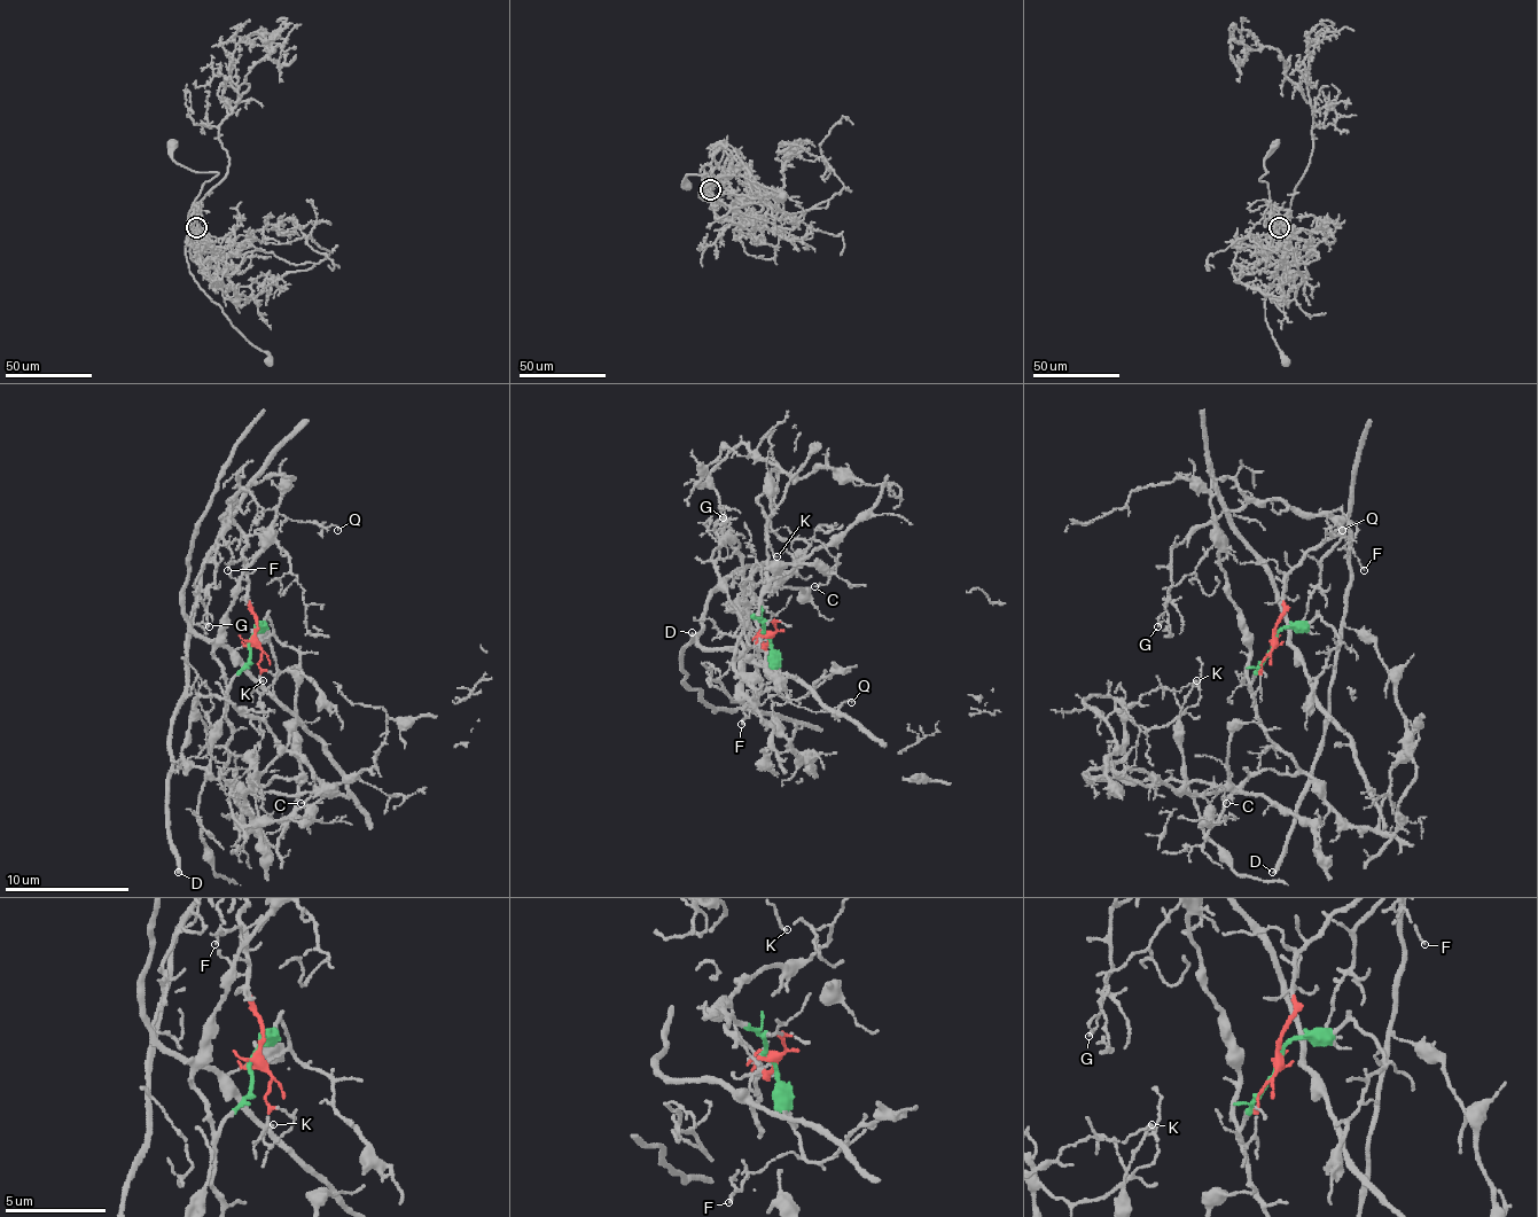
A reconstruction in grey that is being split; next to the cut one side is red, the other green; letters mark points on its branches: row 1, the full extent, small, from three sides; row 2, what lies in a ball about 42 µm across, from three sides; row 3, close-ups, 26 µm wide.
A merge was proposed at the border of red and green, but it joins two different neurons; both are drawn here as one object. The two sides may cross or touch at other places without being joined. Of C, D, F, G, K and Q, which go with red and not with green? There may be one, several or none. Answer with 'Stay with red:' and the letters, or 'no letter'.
Stay with red: D, F, G, Q

